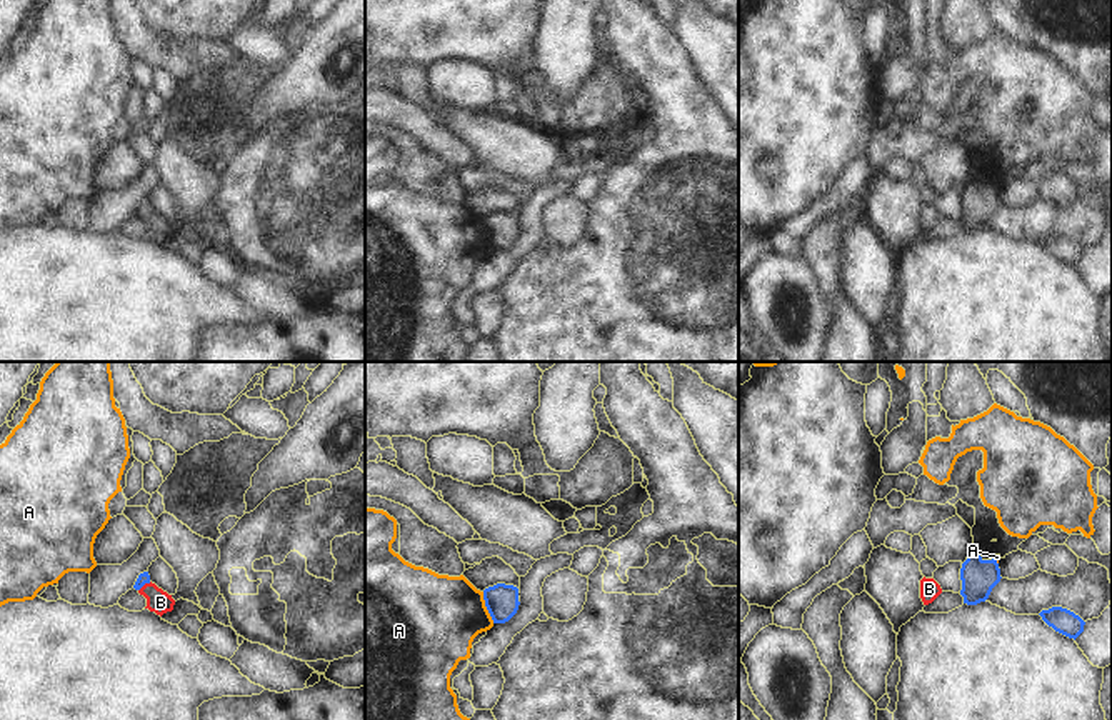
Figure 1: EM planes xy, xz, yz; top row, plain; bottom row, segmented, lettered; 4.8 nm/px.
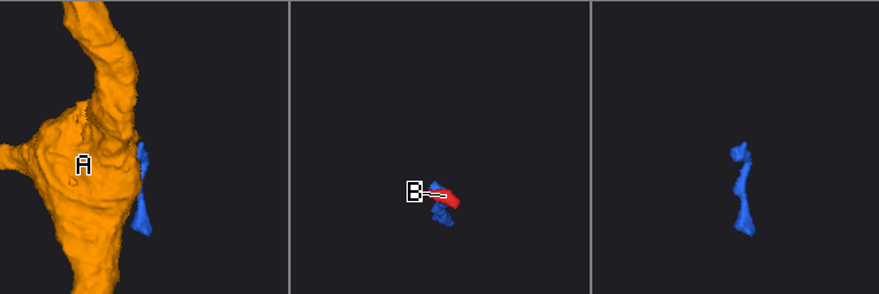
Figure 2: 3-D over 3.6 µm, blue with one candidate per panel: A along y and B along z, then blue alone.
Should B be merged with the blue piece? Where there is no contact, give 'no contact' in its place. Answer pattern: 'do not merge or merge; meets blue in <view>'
merge; meets blue in xy

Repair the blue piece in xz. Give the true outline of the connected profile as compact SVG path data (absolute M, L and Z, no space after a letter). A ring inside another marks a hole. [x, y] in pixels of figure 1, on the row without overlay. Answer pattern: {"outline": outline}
{"outline": "M497 210L483 217L485 233L493 250L508 248L518 237L518 215L513 212Z"}

